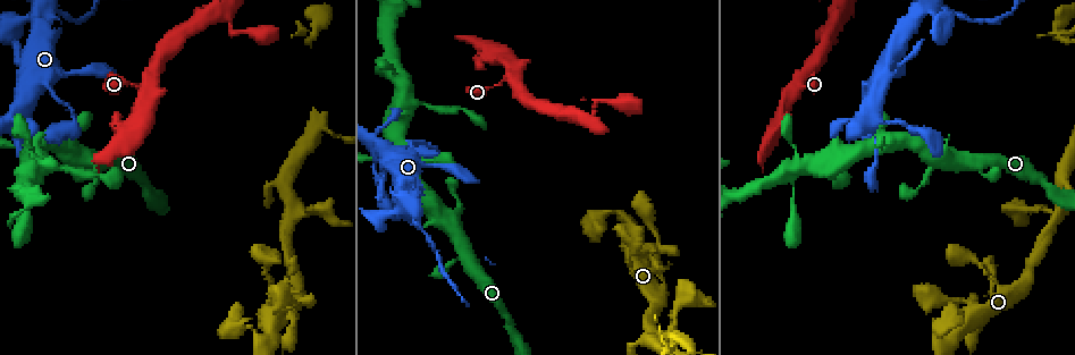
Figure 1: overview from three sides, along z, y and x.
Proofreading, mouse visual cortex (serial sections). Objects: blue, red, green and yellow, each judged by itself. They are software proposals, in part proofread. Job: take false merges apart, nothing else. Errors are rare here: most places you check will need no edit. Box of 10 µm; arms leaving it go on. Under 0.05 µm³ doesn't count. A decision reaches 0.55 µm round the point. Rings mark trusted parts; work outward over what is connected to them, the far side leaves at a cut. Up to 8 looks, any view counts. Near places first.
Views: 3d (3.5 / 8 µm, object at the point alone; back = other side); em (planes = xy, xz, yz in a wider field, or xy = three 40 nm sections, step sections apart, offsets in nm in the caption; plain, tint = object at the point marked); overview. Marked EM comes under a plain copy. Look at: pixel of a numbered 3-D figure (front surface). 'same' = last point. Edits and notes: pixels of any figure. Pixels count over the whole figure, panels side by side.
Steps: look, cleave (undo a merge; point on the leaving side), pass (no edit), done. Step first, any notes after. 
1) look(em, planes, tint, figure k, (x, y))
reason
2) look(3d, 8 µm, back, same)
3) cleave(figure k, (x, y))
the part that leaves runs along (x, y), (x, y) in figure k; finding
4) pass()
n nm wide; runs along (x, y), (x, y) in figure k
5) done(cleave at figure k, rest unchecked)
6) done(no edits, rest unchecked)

look(3d, 8 µm, figure 1, (255, 331))
a narrow waist

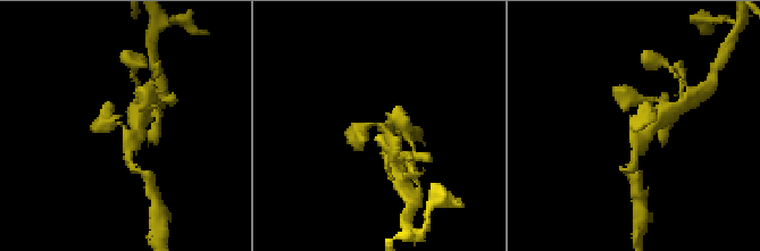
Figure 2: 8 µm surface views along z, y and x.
look(3d, 3.5 µm, same)

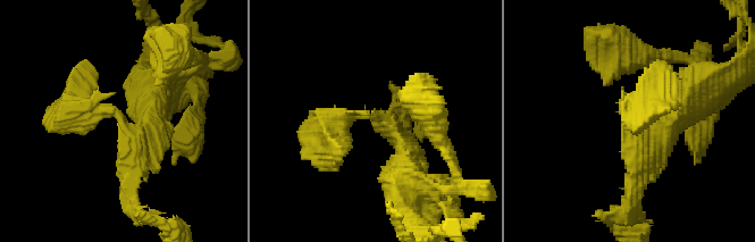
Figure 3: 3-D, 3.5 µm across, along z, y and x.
pass()
runs along (405, 161), (378, 117), (343, 120), (333, 143) in figure 3; continuous, no second cell

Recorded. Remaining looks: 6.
look(3d, 8 µm, figure 1, (652, 331))
abrupt turn

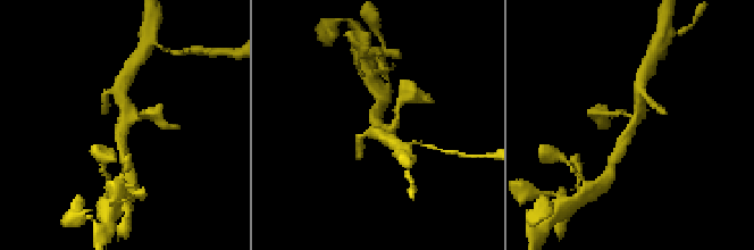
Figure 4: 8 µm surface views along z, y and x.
look(3d, 3.5 µm, same)

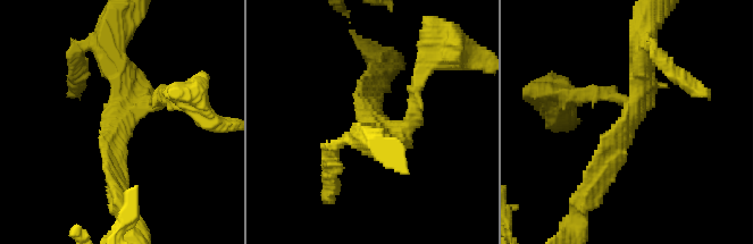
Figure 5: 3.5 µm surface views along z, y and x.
look(em, xy, step 1, tint, figure 5, (374, 121))

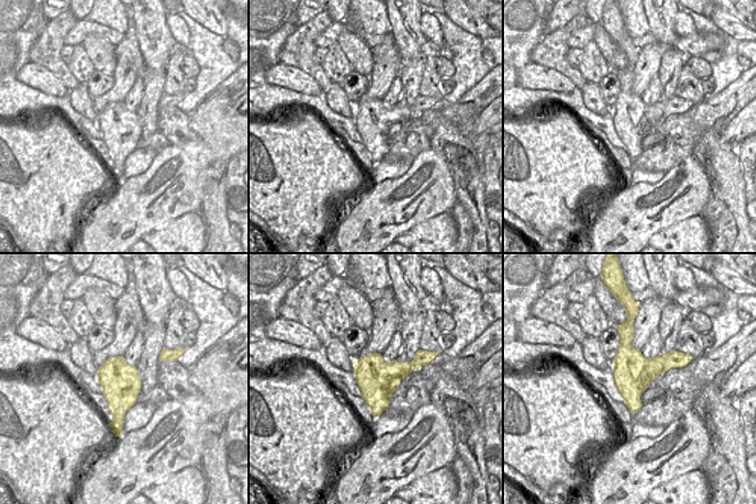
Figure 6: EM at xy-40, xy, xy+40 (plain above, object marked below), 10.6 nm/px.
pass()
arms of 150, 200, 300 nm; runs along (599, 185), (642, 87), (642, 42) in figure 5; continuous, no second cell

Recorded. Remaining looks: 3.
look(em, xy, step 1, tint, figure 1, (412, 141))
thick turns thin

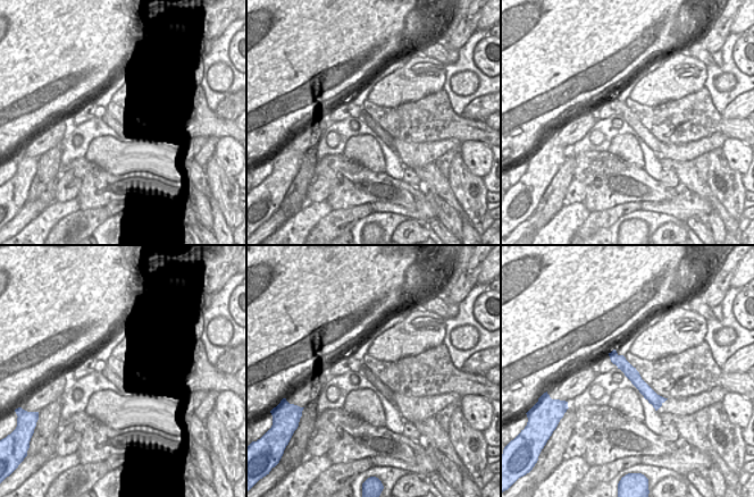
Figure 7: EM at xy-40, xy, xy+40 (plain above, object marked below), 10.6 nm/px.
look(3d, 3.5 µm, same)
see where the arms go

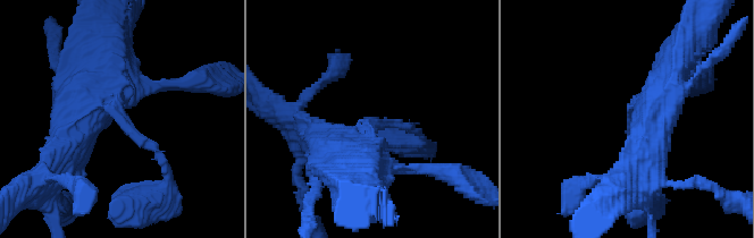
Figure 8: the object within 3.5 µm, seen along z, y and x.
pass()
runs along (613, 354), (656, 402), (656, 405) in figure 7; one cell here

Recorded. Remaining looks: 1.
done(no edits, rest unchecked)

